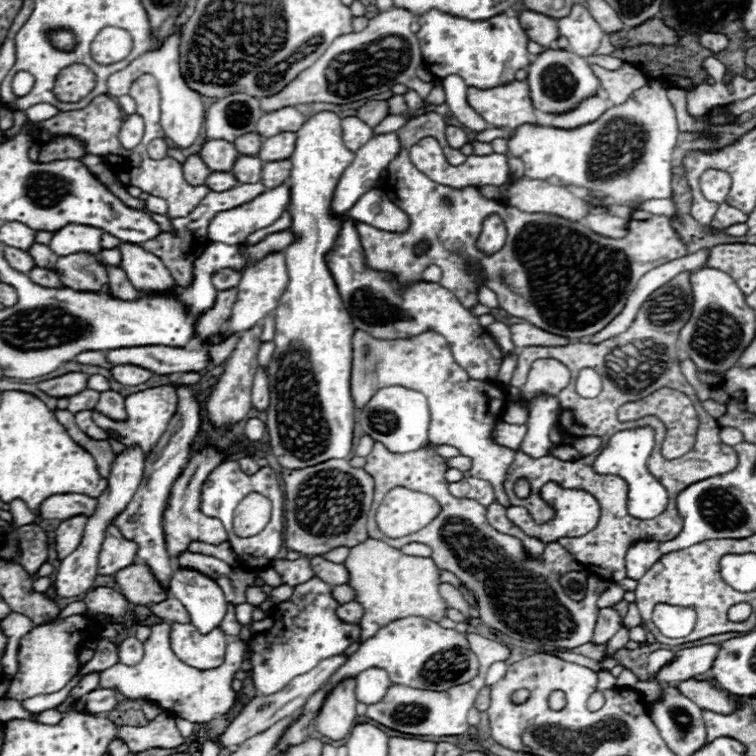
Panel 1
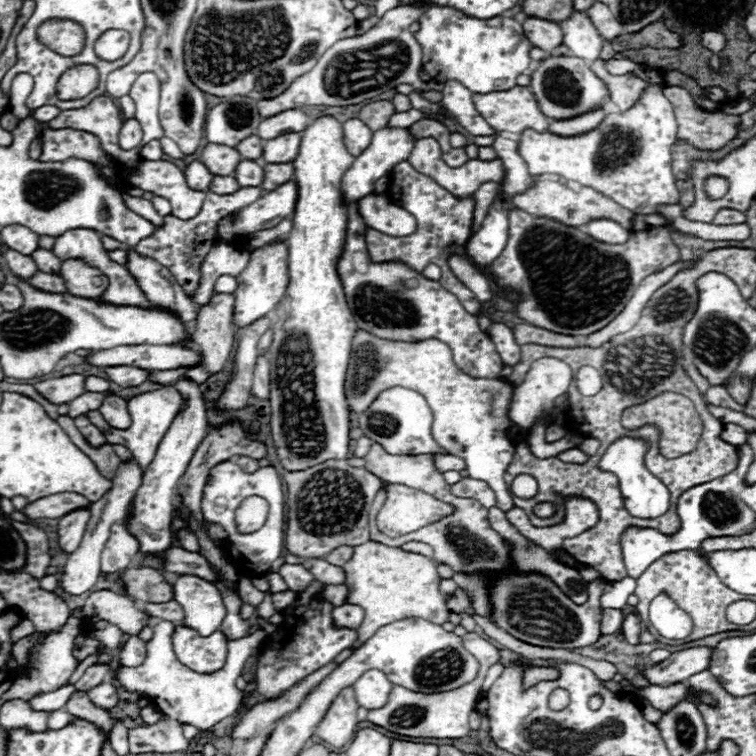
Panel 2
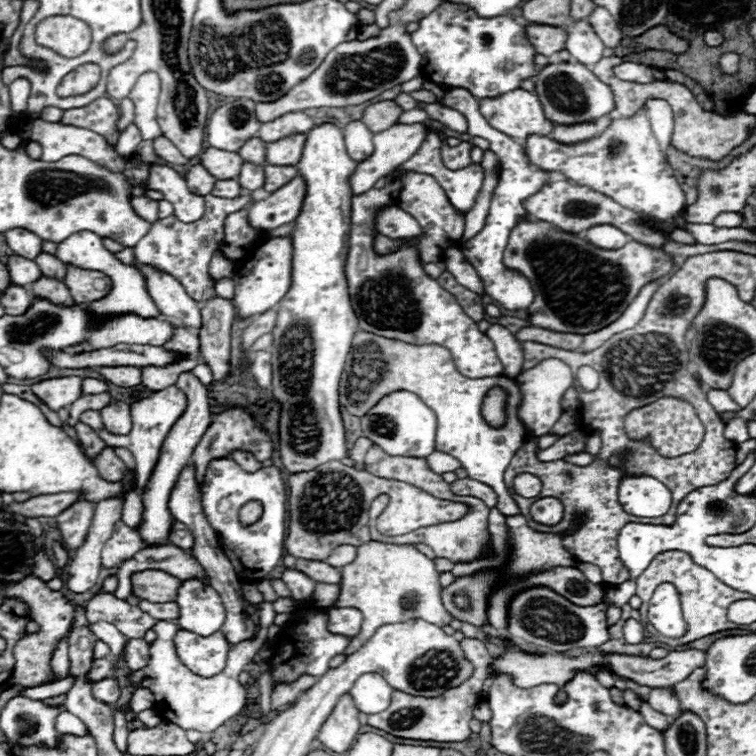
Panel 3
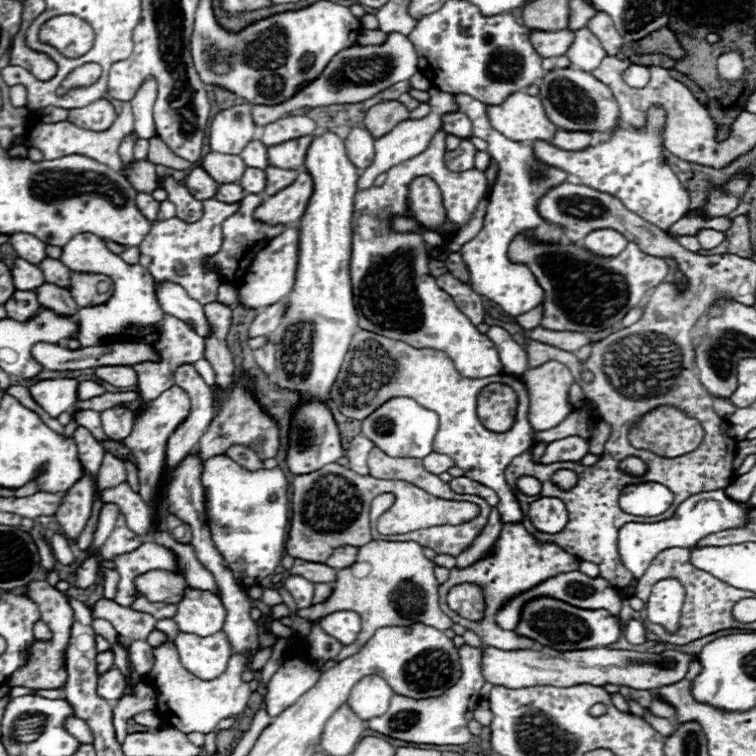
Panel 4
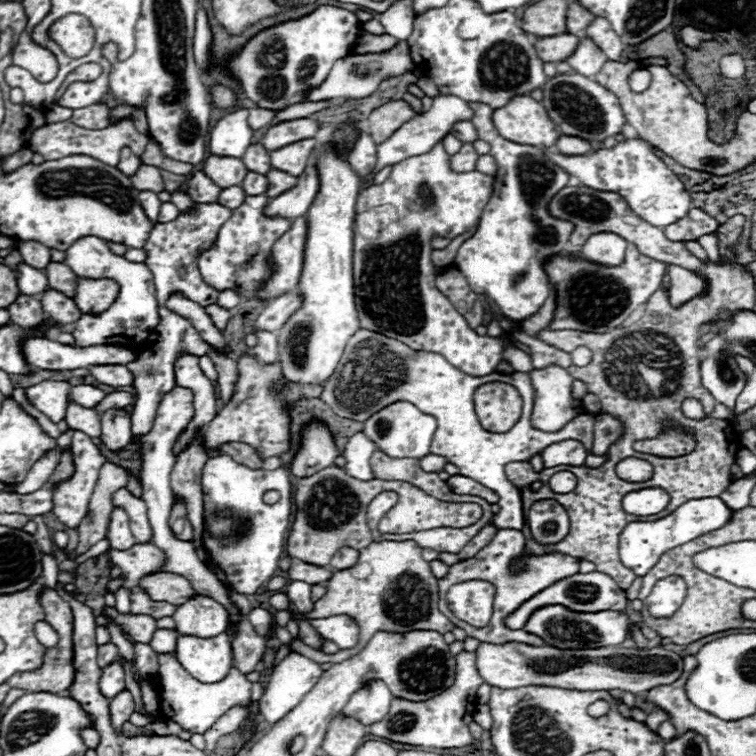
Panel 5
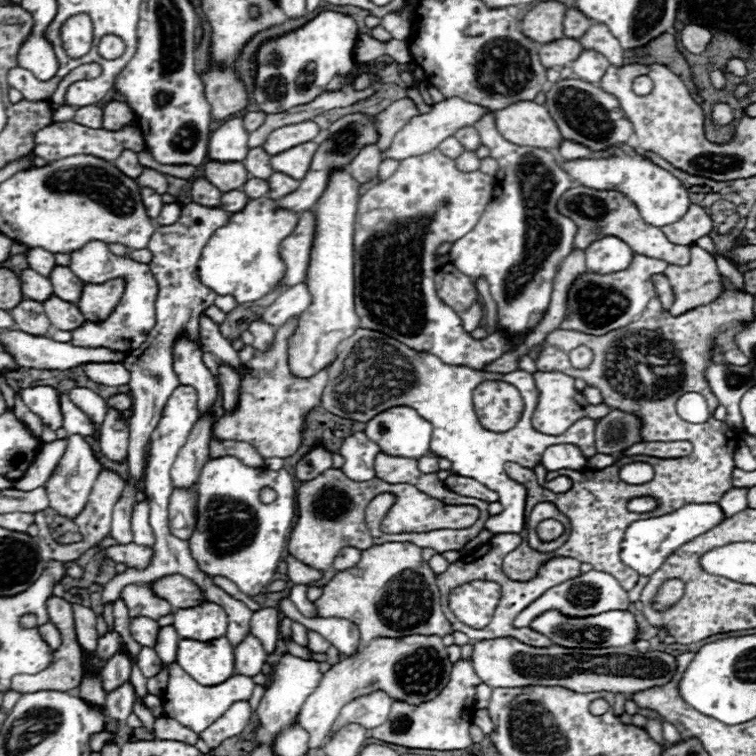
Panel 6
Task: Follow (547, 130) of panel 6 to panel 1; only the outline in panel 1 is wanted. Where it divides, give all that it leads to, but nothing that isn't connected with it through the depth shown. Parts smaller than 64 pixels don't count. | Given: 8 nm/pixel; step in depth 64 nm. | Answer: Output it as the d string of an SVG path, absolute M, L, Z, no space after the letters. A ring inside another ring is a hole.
M510 82L492 90L468 88L470 106L496 128L516 130L522 124L538 124L526 82Z

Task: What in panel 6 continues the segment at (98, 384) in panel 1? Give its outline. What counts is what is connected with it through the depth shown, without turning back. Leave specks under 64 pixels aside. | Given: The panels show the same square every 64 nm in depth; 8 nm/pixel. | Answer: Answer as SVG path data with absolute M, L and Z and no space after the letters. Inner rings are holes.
M74 388L74 390L68 392L68 396L70 396L70 400L92 420L92 424L94 424L94 428L96 428L96 432L94 432L92 436L98 440L98 438L100 438L100 428L102 428L104 416L106 416L106 412L108 412L106 402L104 402L96 392L92 392L92 390L88 390L88 388Z

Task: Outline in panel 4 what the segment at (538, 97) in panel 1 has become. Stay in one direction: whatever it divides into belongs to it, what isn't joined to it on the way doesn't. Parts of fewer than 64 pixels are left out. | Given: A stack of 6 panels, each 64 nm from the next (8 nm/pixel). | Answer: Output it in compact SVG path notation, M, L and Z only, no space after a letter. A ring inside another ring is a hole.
M556 68L548 72L540 82L540 100L550 122L568 132L612 132L620 122L620 110L610 88L582 70Z

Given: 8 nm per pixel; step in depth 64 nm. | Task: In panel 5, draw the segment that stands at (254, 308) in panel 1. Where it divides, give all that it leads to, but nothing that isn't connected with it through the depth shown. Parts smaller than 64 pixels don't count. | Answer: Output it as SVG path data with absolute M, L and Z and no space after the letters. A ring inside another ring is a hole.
M300 216L294 220L290 232L274 244L274 262L278 264L278 270L270 278L270 284L258 292L258 298L278 298L290 290L294 290L302 276L304 266L304 248L306 248L306 216Z

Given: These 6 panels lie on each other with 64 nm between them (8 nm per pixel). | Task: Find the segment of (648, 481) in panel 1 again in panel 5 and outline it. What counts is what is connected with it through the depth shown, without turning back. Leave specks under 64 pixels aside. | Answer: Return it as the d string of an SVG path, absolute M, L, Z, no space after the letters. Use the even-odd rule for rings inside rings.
M646 488L646 490L626 494L622 500L622 508L626 508L626 512L636 516L650 516L662 512L668 500L670 498L662 488Z

